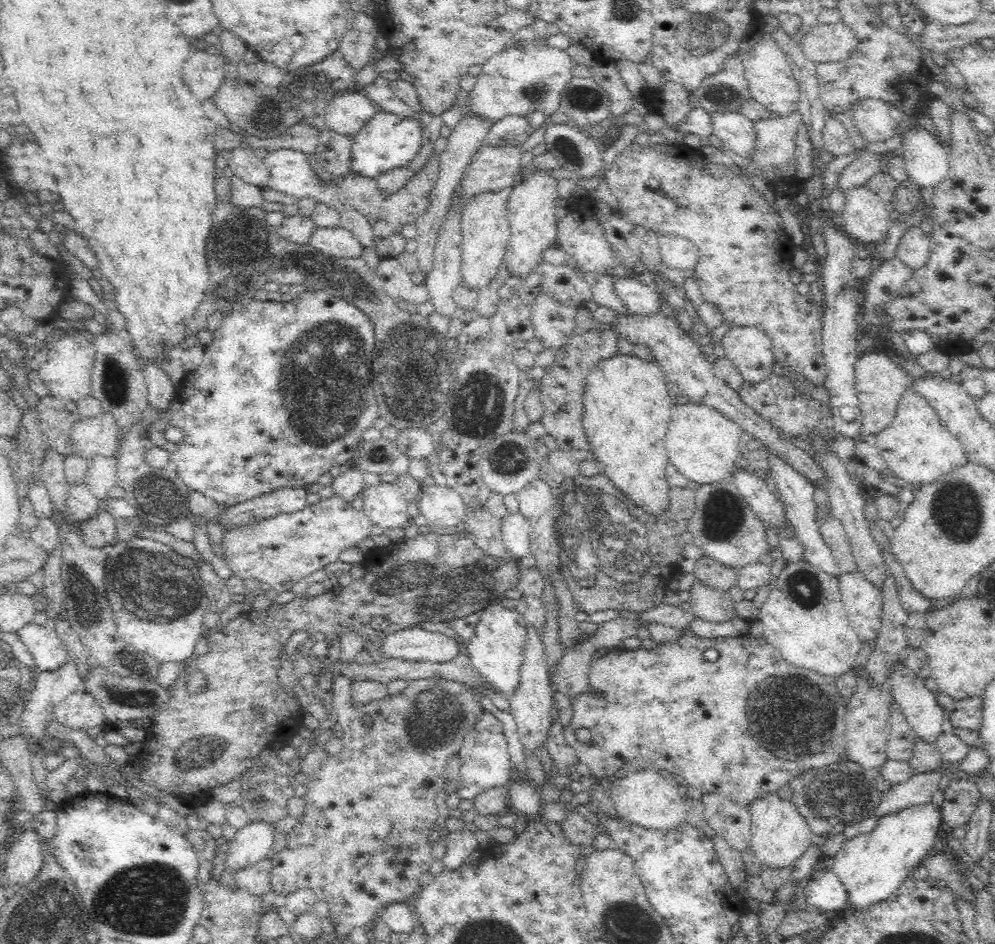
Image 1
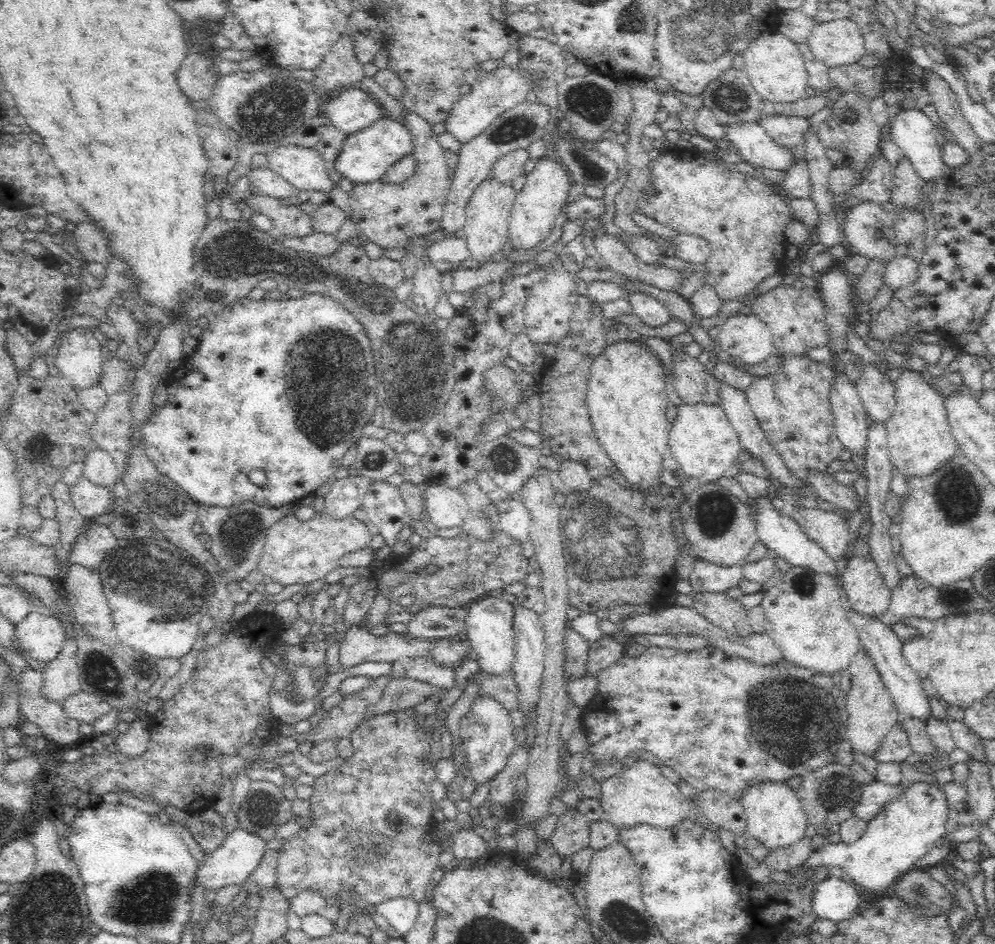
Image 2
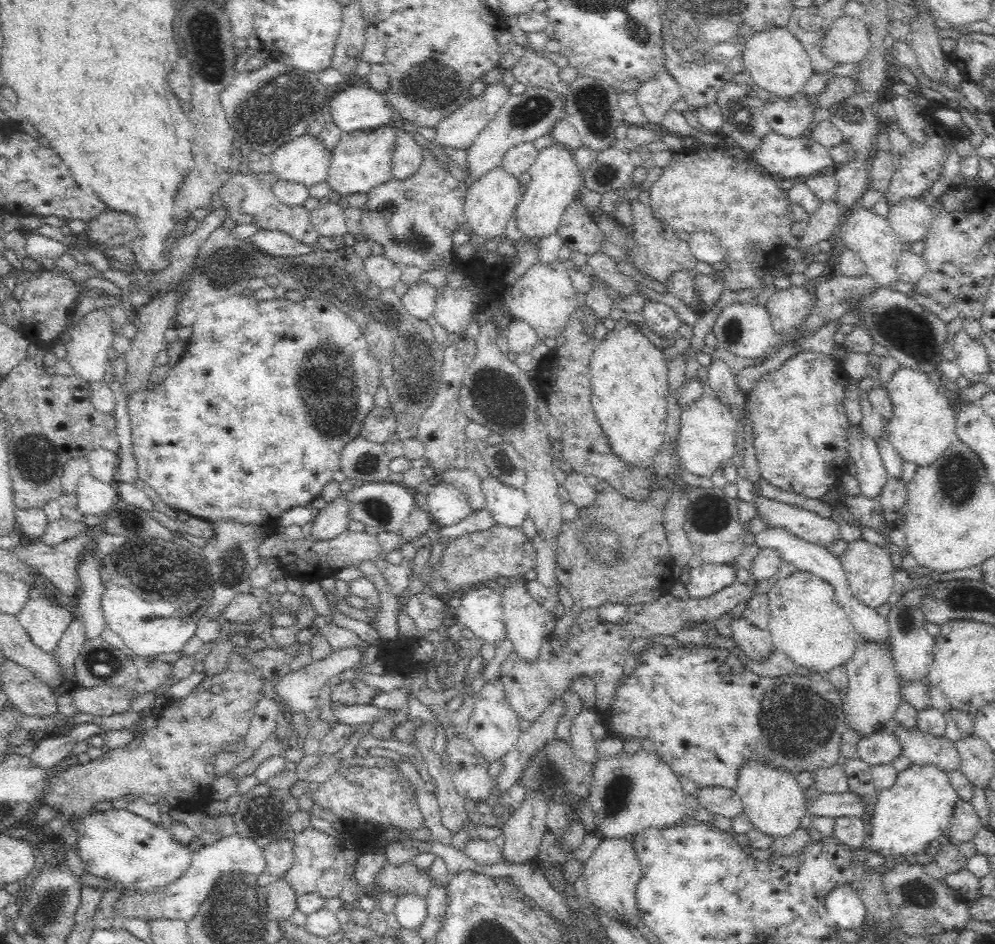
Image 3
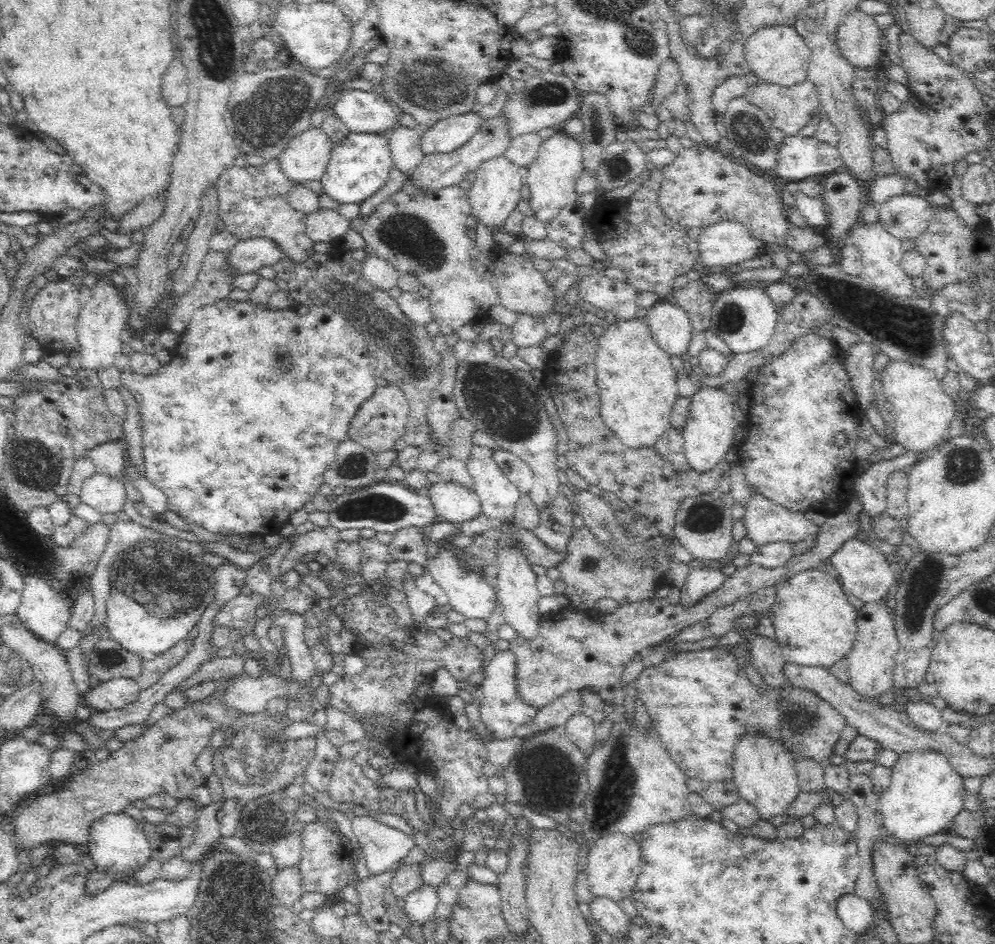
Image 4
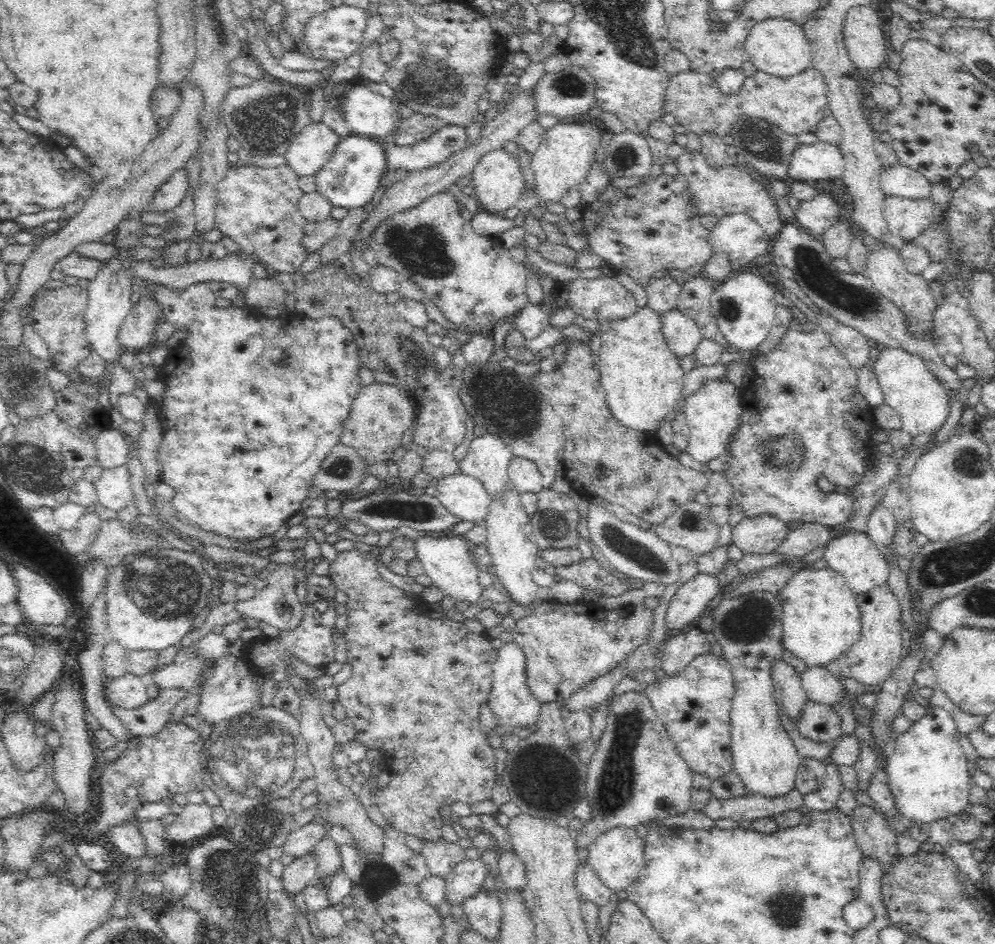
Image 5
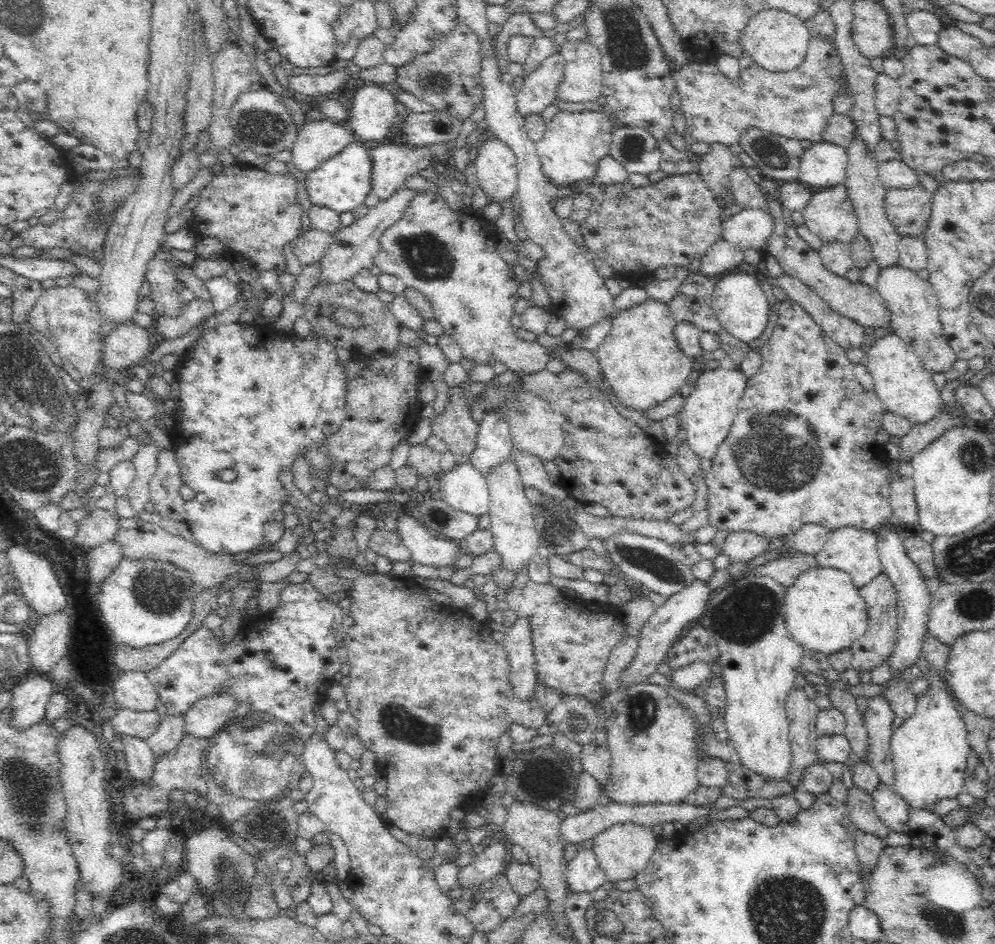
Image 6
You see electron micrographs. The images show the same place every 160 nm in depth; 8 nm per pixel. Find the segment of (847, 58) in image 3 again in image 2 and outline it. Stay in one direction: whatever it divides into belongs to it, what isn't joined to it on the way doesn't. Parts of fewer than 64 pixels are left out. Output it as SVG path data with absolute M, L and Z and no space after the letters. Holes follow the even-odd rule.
M849 18L814 23L806 44L826 67L858 63L865 54L862 31Z

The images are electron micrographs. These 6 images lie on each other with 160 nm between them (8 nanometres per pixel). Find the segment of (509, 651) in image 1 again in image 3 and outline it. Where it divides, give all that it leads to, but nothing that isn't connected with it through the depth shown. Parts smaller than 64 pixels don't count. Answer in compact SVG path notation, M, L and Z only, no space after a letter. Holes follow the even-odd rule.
M482 586L470 588L461 596L460 607L453 610L456 620L494 649L507 638L503 623L501 596Z

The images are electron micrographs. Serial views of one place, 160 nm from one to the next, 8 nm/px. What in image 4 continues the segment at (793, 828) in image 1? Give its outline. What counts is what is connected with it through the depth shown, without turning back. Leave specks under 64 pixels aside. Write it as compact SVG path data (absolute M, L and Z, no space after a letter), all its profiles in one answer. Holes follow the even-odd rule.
M750 731L744 733L737 740L733 758L733 781L738 787L739 798L758 811L758 818L772 823L775 816L787 814L801 791L796 764L792 753L772 737Z

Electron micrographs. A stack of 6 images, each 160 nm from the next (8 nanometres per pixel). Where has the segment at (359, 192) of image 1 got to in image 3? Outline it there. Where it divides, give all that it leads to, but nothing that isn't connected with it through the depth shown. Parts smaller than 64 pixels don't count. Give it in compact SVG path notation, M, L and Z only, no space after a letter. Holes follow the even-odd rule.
M422 146L422 164L418 170L407 179L390 179L384 184L374 186L367 193L366 203L361 210L361 234L366 238L378 242L384 250L383 256L403 266L416 266L422 273L436 268L446 254L452 250L452 233L458 227L466 224L464 219L464 202L467 188L461 180L455 179L448 170L437 162L437 158Z

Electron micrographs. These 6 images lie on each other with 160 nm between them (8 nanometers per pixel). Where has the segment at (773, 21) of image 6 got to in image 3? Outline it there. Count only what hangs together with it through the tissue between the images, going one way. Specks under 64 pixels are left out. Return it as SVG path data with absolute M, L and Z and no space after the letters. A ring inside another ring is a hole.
M785 27L754 33L746 41L743 64L753 84L778 97L800 96L813 74L812 62L802 43Z

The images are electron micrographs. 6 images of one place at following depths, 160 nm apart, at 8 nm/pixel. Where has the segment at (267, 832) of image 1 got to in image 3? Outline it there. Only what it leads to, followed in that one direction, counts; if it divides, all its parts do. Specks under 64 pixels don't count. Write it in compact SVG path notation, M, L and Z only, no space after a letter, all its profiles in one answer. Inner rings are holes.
M237 832L232 836L221 838L211 845L204 845L193 853L190 868L181 878L168 888L156 894L142 894L142 896L120 896L115 905L118 913L126 917L153 921L161 919L182 920L184 923L192 922L200 910L200 906L211 896L212 890L218 886L220 878L228 874L243 874L250 879L260 875L264 870L263 849L252 839L244 838Z

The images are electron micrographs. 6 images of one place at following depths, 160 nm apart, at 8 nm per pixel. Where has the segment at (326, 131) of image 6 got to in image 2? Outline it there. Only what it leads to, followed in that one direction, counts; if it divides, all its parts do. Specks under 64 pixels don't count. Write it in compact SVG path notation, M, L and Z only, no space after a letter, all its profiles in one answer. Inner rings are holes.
M279 146L267 153L267 159L268 168L298 189L298 192L303 190L328 194L332 190L334 183L328 177L328 165L314 148Z

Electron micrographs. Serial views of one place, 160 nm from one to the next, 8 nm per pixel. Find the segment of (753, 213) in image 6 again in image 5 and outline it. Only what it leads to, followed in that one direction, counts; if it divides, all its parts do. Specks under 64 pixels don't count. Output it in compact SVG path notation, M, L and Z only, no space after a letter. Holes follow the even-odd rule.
M738 213L720 218L710 230L712 255L726 255L735 267L753 266L756 258L771 251L771 240L750 216Z

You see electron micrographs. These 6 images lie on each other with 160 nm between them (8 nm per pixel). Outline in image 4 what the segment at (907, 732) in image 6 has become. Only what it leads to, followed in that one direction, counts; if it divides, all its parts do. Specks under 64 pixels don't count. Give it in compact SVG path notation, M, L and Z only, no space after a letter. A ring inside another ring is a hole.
M914 751L899 754L899 759L891 768L891 783L886 790L879 793L879 812L882 817L884 836L898 839L905 844L917 842L926 836L951 830L951 822L963 808L966 789L961 777L948 759L936 751Z

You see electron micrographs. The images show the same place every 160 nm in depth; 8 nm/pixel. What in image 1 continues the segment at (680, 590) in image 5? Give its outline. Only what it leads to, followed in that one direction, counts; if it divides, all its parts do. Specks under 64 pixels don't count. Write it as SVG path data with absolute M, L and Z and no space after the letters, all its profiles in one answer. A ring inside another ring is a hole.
M706 555L695 563L695 580L712 588L727 591L737 586L739 567L727 567Z

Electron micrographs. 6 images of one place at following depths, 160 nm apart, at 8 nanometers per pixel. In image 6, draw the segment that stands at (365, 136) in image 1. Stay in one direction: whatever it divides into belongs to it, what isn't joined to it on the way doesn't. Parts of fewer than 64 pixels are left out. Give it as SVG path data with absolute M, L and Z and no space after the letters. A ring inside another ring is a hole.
M354 138L346 148L342 148L338 154L325 160L312 172L306 174L304 181L312 204L316 206L327 206L334 212L348 212L361 204L364 204L366 196L371 193L372 188L372 159L369 152L372 144Z

